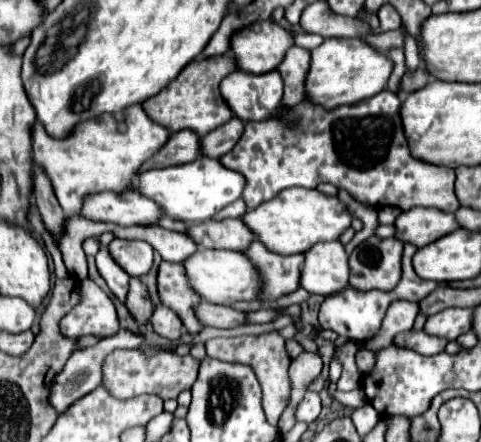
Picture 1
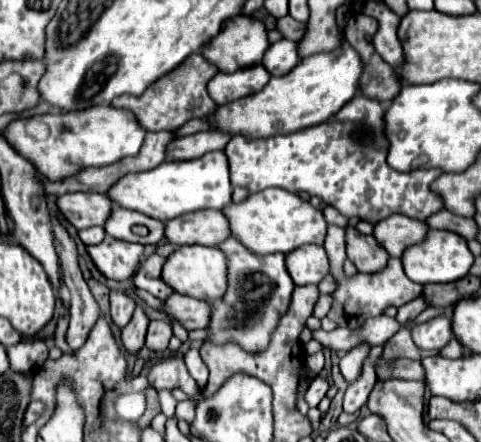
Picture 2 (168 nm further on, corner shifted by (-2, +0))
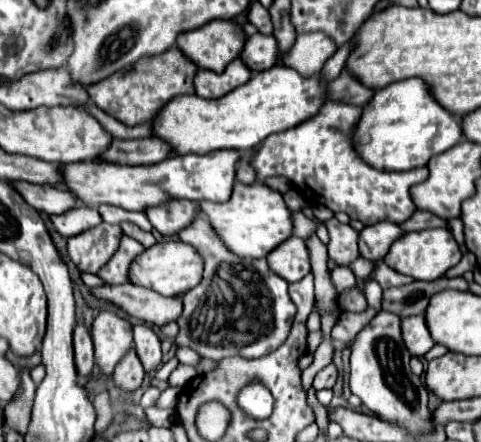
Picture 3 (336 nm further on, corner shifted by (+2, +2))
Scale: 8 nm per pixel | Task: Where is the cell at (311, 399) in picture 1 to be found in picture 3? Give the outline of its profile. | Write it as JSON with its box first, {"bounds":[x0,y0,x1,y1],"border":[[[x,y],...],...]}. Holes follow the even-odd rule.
{"bounds":[312,364,338,390],"border":[[[330,364],[330,366],[322,368],[322,370],[316,374],[312,388],[314,388],[314,390],[332,388],[332,386],[334,386],[334,382],[336,382],[336,376],[338,376],[338,370],[336,370],[336,366],[334,366],[334,364]]]}

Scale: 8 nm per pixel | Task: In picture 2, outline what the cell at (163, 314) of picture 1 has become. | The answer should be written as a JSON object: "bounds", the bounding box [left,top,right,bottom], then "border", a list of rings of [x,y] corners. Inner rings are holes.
{"bounds":[146,320,172,352],"border":[[[154,320],[146,332],[146,346],[152,352],[164,352],[168,348],[168,340],[172,338],[172,326],[166,320]]]}

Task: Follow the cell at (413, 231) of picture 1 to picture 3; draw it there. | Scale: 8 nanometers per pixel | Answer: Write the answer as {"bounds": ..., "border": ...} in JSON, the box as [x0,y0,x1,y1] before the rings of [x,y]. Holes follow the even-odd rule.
{"bounds":[360,222,404,260],"border":[[[376,222],[360,232],[360,256],[366,260],[382,260],[392,242],[404,236],[404,230],[392,222]]]}

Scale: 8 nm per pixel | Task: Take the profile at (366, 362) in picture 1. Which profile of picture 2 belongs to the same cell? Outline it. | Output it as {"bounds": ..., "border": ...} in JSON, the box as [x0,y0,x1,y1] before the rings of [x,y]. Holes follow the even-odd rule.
{"bounds":[376,360,424,380],"border":[[[396,360],[394,364],[382,366],[382,362],[376,362],[376,372],[380,372],[378,376],[386,376],[386,378],[408,378],[408,380],[424,380],[424,366],[420,360]]]}

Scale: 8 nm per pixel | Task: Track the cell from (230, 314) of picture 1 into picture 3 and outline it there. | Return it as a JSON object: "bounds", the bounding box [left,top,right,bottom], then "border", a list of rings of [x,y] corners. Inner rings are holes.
{"bounds":[92,284,182,326],"border":[[[136,284],[122,286],[102,286],[92,288],[94,296],[104,298],[120,306],[128,316],[140,318],[142,322],[150,322],[156,326],[166,326],[176,322],[182,314],[182,298],[180,296],[162,296],[148,288]]]}

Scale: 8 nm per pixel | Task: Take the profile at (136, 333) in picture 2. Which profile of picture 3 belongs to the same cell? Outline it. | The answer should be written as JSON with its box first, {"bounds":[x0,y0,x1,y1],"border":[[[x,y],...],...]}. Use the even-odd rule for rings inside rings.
{"bounds":[114,350,144,392],"border":[[[132,350],[132,352],[128,352],[128,354],[116,364],[114,382],[116,382],[116,386],[120,386],[124,392],[134,392],[134,390],[142,384],[142,378],[144,378],[142,362],[140,362],[138,354]]]}

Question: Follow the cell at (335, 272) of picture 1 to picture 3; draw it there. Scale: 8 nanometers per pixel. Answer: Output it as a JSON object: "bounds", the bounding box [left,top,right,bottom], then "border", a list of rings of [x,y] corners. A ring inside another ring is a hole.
{"bounds":[268,236,312,282],"border":[[[298,236],[288,238],[288,242],[268,254],[268,266],[286,282],[298,282],[312,270],[306,242]]]}

